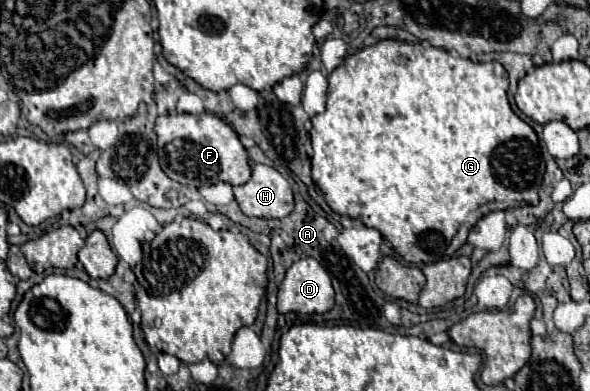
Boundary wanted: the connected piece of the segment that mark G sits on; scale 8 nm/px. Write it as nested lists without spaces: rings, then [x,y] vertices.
[[[379,40],[373,46],[361,48],[353,54],[349,54],[341,66],[337,66],[329,76],[329,94],[327,94],[327,108],[323,114],[317,114],[311,118],[311,144],[313,144],[313,156],[311,156],[311,176],[315,184],[321,188],[325,202],[329,208],[337,214],[345,214],[349,218],[361,220],[365,226],[373,226],[379,230],[393,246],[393,250],[411,264],[429,264],[439,262],[443,258],[453,256],[467,240],[469,230],[477,224],[481,216],[485,216],[491,210],[507,210],[515,206],[535,206],[539,202],[537,190],[543,180],[545,162],[541,156],[539,140],[535,130],[523,122],[509,106],[507,100],[507,72],[501,64],[489,62],[471,62],[461,56],[455,56],[443,48],[435,48],[431,44],[413,44],[403,40]]]

